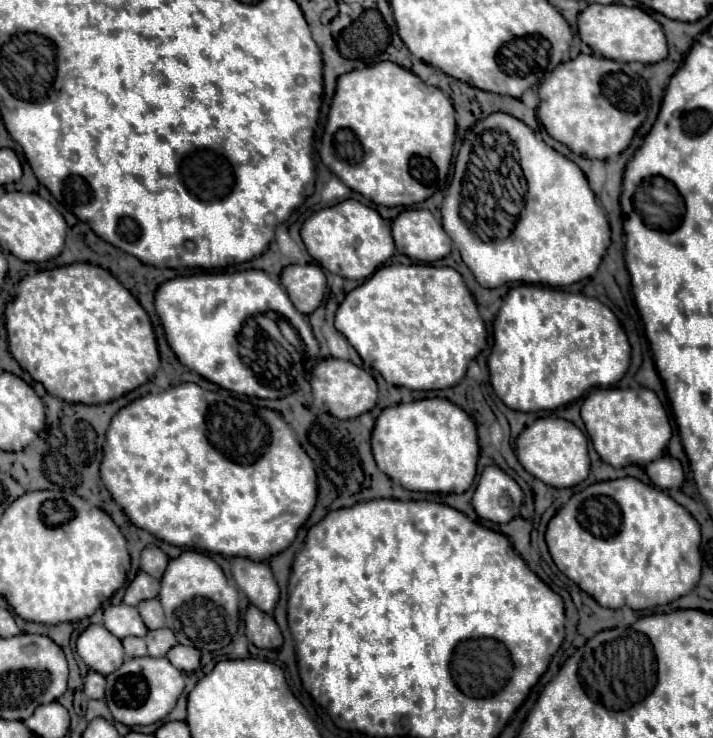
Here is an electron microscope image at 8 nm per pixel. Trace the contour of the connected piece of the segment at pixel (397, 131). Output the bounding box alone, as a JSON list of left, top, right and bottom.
[322,62,456,206]

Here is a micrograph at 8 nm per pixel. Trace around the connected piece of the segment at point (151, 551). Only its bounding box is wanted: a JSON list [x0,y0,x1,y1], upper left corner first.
[140,548,168,578]

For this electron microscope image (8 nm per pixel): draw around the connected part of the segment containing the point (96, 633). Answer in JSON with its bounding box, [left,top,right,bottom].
[76,626,124,676]

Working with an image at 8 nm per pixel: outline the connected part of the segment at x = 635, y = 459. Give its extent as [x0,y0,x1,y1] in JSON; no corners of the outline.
[582,388,672,466]

